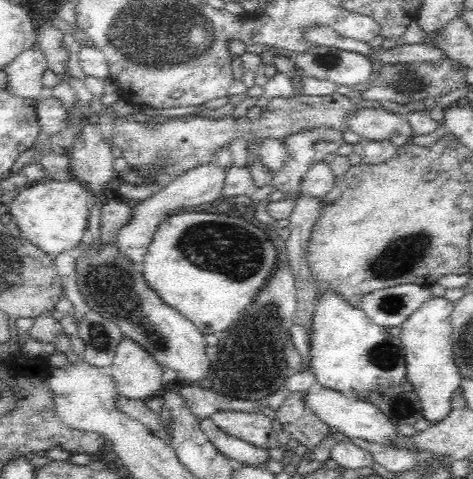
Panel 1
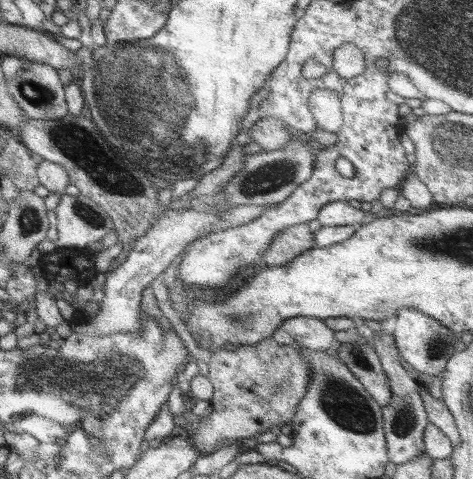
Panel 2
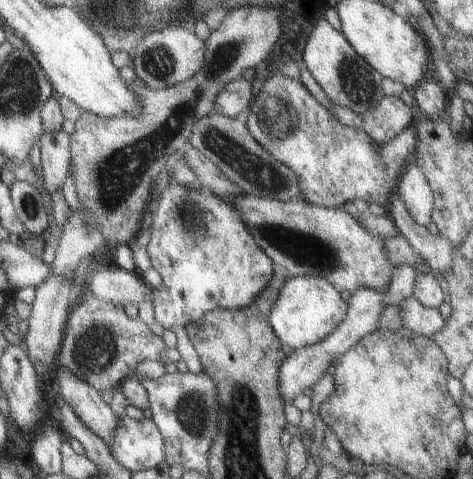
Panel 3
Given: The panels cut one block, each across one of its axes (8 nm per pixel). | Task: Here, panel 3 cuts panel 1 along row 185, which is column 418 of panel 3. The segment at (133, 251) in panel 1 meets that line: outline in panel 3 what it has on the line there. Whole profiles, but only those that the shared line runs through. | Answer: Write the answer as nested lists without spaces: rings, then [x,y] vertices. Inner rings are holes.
[[[409,164],[407,170],[403,170],[397,182],[397,196],[401,198],[413,222],[417,222],[419,226],[427,226],[431,222],[433,194],[427,186],[427,178],[417,166]]]

